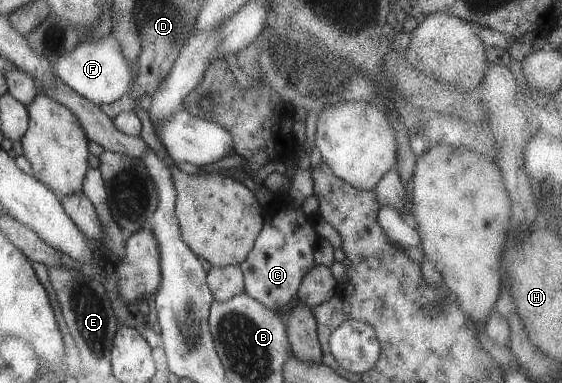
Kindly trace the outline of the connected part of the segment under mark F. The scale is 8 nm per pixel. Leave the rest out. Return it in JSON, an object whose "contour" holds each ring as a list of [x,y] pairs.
{"contour":[[[111,36],[97,39],[95,43],[82,40],[68,55],[60,57],[54,70],[73,91],[99,107],[121,99],[130,90],[133,80],[131,65],[123,56],[119,43]]]}

